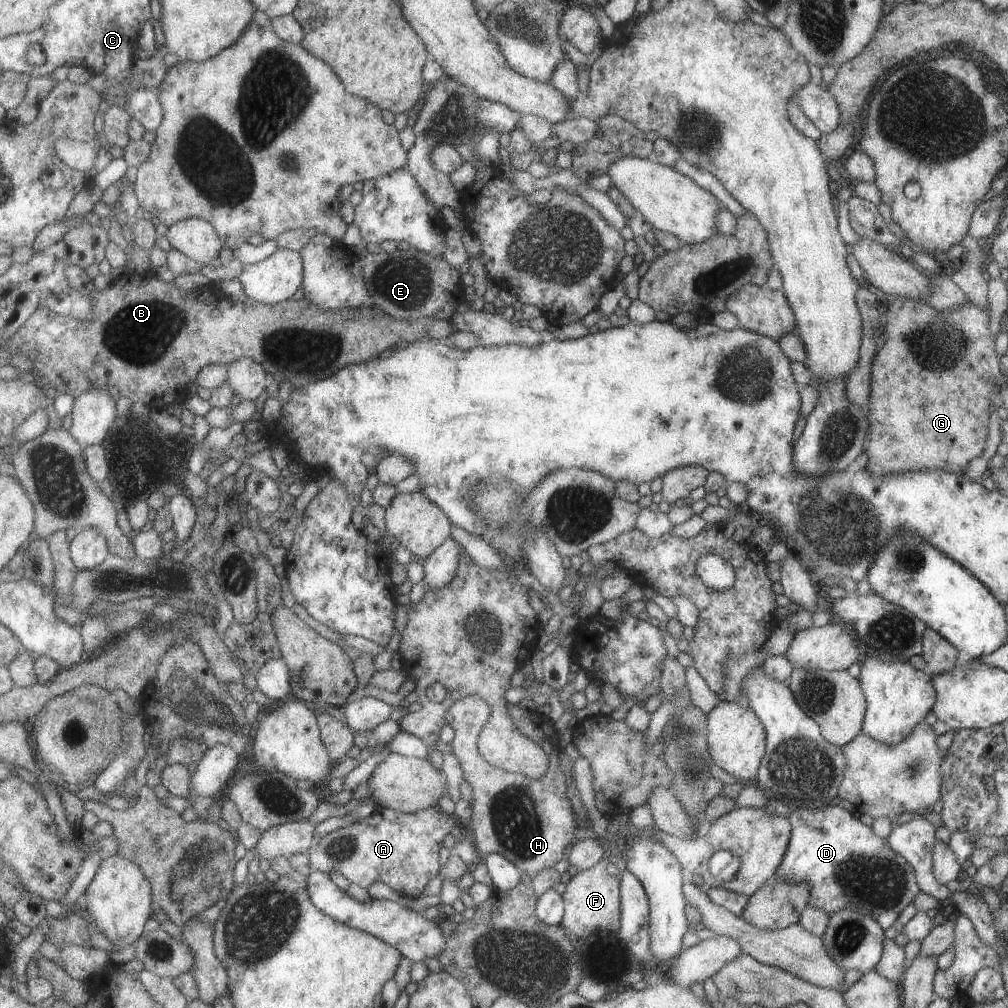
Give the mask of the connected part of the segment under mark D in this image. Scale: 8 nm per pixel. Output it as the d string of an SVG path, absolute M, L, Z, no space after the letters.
M795 804L788 815L791 826L790 839L787 850L783 855L775 874L775 877L785 882L806 882L809 884L809 896L807 906L821 910L828 917L835 914L841 908L857 908L863 914L869 914L877 920L879 928L885 930L909 902L912 902L919 893L913 868L889 846L888 840L875 836L870 826L865 826L859 819L853 818L851 813L845 811L841 805L804 805Z

